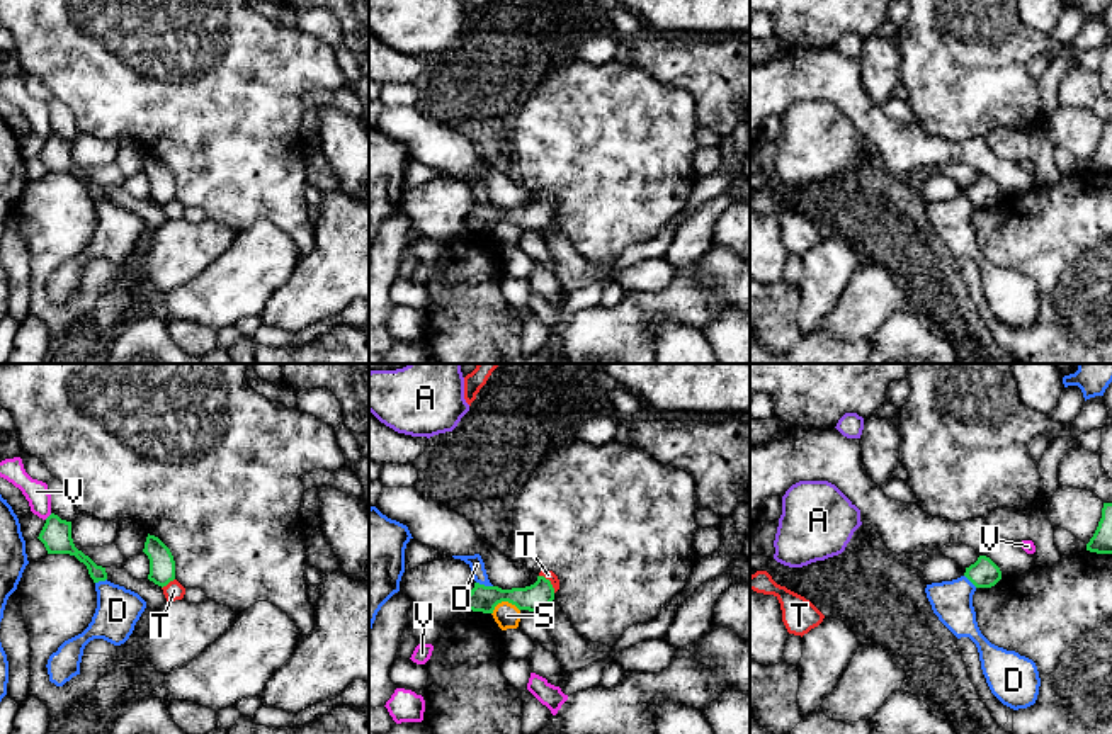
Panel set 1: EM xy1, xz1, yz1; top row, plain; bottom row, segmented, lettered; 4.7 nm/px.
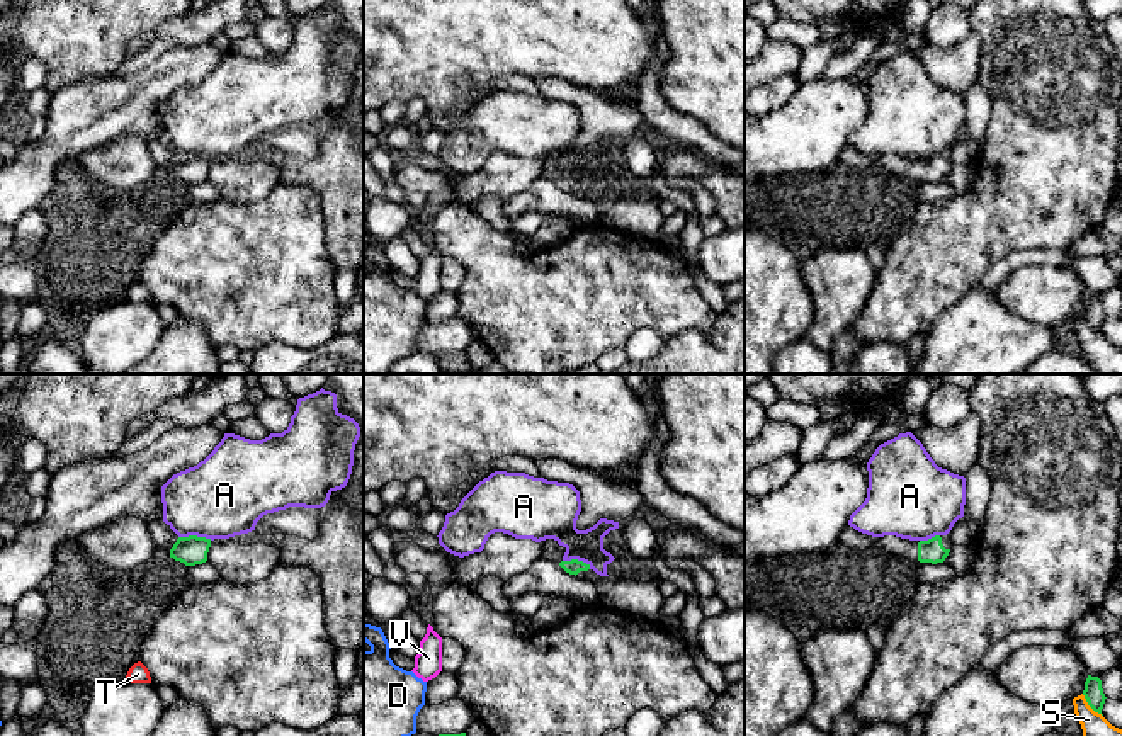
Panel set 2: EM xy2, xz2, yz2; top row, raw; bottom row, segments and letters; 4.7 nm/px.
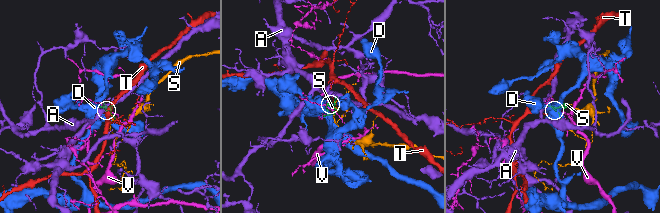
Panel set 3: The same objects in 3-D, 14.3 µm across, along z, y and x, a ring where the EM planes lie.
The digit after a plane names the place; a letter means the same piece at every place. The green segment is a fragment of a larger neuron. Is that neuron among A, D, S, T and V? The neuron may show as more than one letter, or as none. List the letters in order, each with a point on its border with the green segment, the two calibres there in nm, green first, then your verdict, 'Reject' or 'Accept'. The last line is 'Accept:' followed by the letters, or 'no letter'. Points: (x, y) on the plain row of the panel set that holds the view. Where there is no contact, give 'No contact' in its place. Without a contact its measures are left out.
A: Touches green at xy2 (196, 155). Thickness 140 nm (green) against 400 nm. Reject
D: Touches green at xz1 (483, 204). Thickness 130 nm (green) against 70 nm. Reject
S: Touches green at xz1 (504, 220). Thickness 130 nm (green) against 120 nm. Reject
T: Touches green at xz1 (550, 201). Thickness 130 nm (green) against 50 nm. Reject
V: Touches green at xy1 (50, 135). Thickness 140 nm (green) against 110 nm. Reject
Accept: no letter

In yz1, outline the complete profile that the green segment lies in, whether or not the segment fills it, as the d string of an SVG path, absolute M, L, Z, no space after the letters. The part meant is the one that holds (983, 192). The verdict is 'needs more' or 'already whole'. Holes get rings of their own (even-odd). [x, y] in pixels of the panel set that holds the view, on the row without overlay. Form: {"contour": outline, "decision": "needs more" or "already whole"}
{"contour": "M979 175L974 184L966 187L964 195L976 207L991 207L1001 199L1001 190L990 177Z", "decision": "already whole"}

